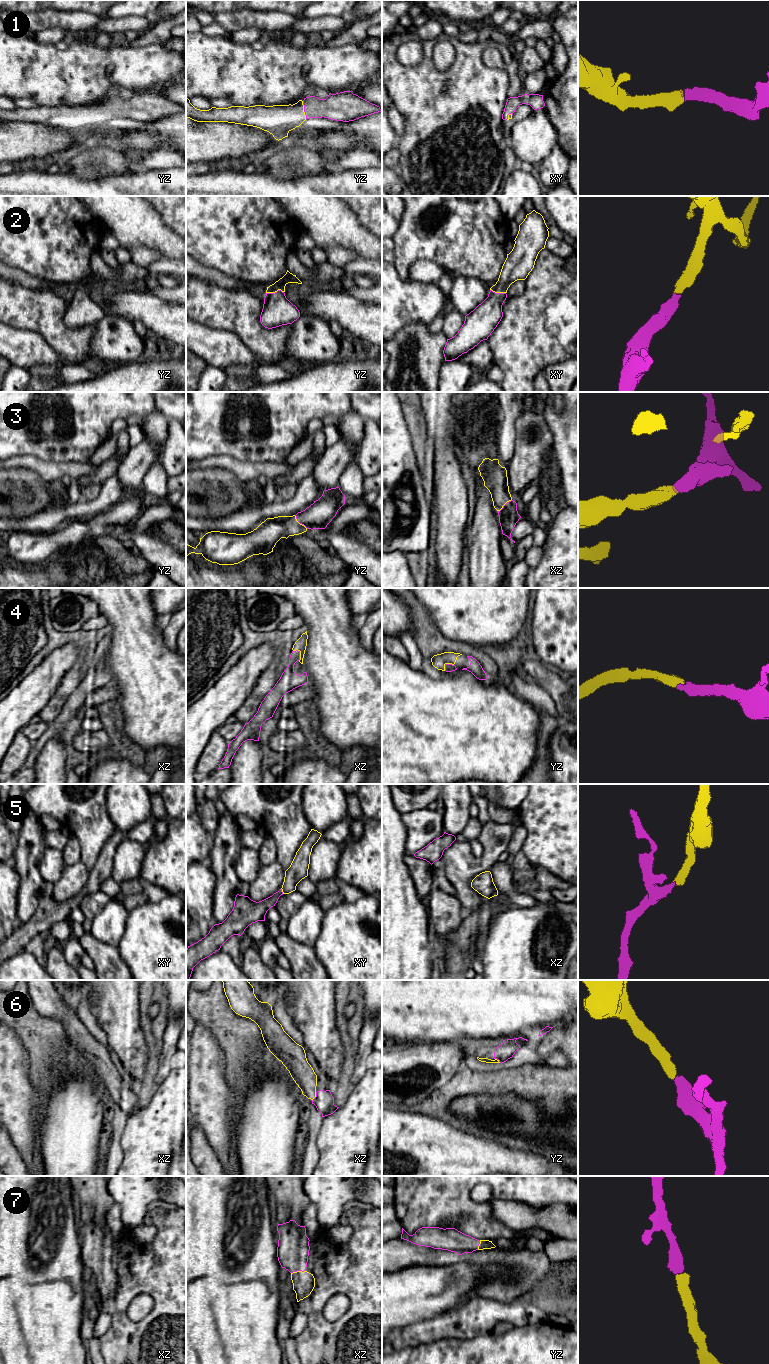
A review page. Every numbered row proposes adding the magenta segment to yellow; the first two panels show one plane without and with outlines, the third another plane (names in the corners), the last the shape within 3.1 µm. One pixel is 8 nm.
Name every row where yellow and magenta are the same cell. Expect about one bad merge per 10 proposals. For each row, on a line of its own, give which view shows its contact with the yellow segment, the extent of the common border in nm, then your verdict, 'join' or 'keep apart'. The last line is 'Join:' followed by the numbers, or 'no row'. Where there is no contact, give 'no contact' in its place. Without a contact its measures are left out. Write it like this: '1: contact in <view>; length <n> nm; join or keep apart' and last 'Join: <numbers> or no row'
1: contact in yz; length 150 nm; join
2: contact in yz; length 140 nm; join
3: contact in yz; length 160 nm; join
4: contact in xz; length 100 nm; join
5: contact in xy; length 50 nm; join
6: contact in xz; length 80 nm; join
7: contact in xz; length 120 nm; join
Join: 1, 2, 3, 4, 5, 6, 7

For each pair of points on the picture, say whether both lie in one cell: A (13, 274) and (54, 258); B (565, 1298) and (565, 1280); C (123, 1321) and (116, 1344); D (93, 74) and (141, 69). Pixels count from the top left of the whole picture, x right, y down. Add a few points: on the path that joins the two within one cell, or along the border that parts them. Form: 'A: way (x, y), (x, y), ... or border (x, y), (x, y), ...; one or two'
A: border (10, 266), (19, 268), (28, 274), (44, 280); two
B: way (565, 1294), (565, 1284); one
C: way (122, 1327), (122, 1338); one
D: way (105, 79), (114, 79), (129, 73); one

